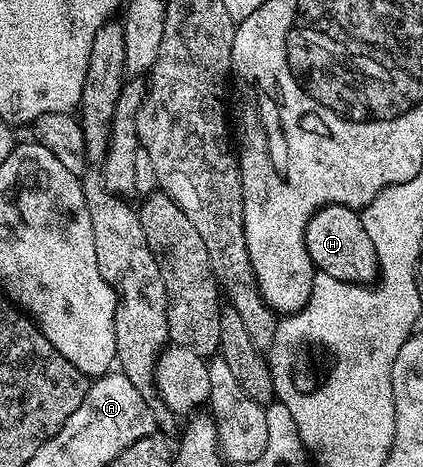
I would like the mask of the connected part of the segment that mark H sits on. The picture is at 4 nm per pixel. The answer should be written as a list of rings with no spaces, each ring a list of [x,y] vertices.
[[[326,205],[317,210],[309,219],[305,231],[305,243],[309,251],[309,259],[316,270],[325,275],[333,275],[333,279],[348,281],[354,285],[371,285],[379,276],[379,260],[373,247],[373,239],[365,232],[362,216],[356,210],[344,205]]]

